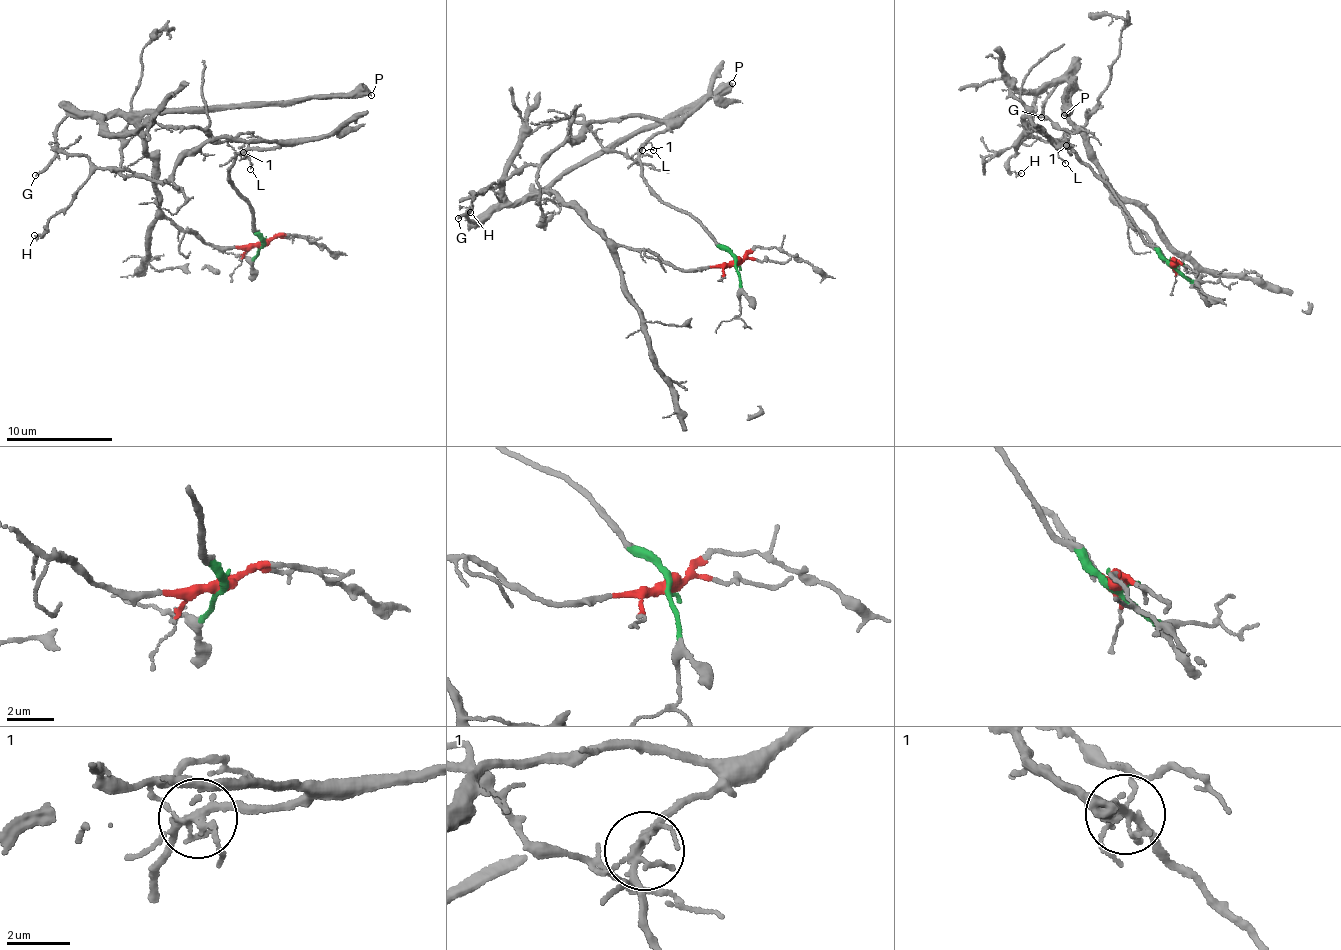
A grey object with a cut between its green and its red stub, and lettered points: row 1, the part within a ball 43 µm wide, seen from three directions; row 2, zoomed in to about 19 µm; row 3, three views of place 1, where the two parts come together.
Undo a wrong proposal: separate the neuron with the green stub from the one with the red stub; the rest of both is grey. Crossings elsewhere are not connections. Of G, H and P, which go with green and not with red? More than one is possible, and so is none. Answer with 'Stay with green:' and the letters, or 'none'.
Stay with green: H

